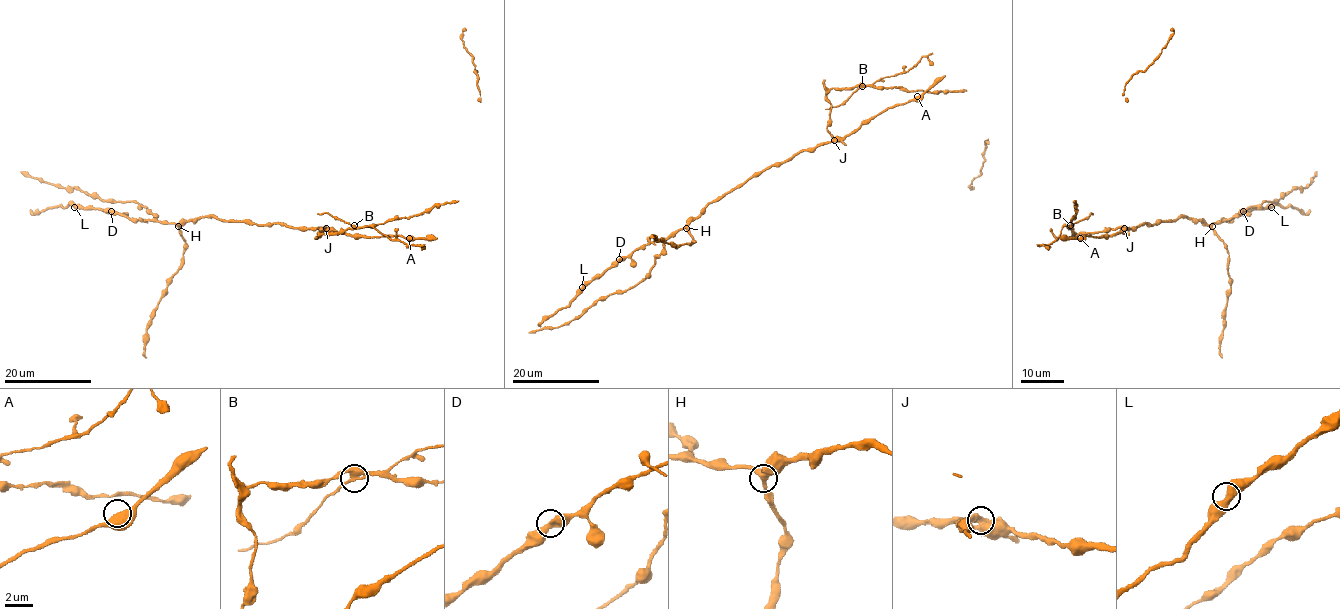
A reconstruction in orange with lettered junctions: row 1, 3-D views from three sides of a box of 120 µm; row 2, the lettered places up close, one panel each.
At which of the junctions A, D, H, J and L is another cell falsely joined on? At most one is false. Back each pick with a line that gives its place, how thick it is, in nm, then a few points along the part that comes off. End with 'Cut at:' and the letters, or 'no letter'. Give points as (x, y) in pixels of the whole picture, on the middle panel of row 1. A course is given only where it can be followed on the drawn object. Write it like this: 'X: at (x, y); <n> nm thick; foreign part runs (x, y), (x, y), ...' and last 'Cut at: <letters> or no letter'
J: at (834, 140); 440 nm thick
Cut at: J

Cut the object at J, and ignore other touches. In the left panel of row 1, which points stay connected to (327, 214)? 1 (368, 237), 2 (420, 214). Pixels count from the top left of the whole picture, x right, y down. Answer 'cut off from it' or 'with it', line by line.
1: cut off from it
2: with it

